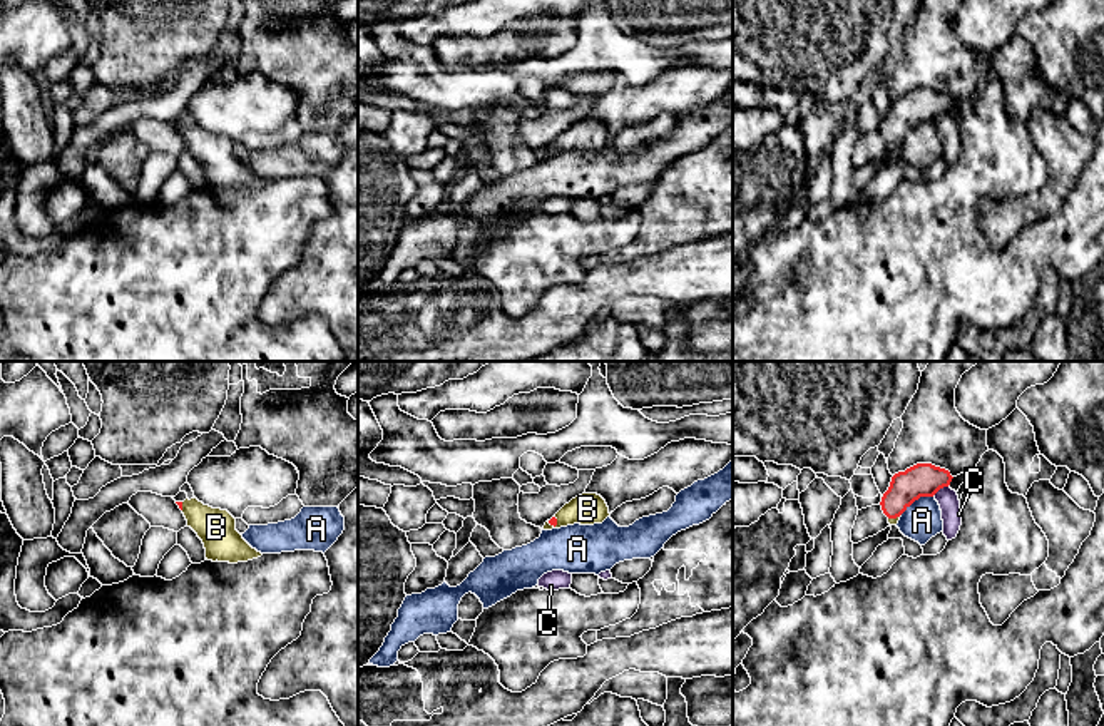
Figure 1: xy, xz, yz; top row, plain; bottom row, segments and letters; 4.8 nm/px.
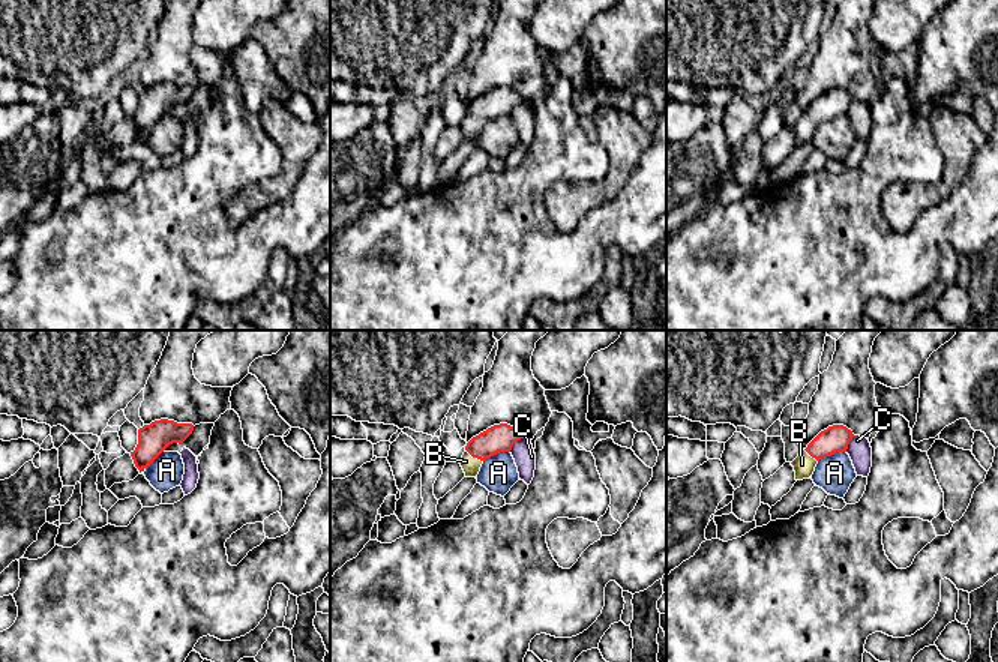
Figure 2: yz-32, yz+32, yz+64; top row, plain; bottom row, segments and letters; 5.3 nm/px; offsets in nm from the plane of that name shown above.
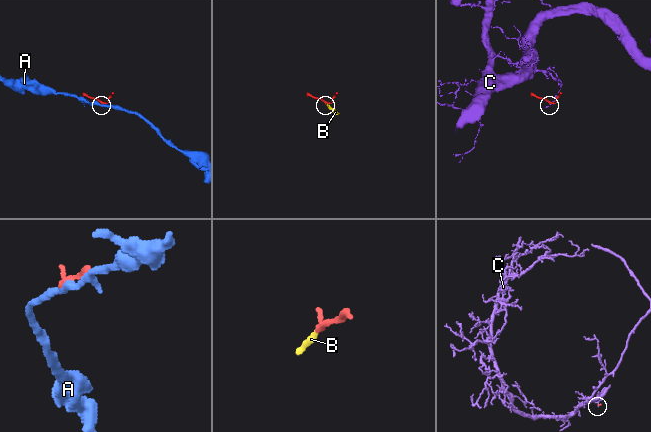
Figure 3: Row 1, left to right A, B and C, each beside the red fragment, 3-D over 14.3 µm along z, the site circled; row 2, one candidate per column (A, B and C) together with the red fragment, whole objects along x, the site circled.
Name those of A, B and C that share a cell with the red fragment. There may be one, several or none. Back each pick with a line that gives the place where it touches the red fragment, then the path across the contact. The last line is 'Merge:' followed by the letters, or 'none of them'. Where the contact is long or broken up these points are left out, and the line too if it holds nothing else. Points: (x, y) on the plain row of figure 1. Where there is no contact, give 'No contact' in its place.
B: Touches red at xz (556, 148). Path across: xz (552, 146), (556, 148), (572, 138), (587, 134)
Merge: B

